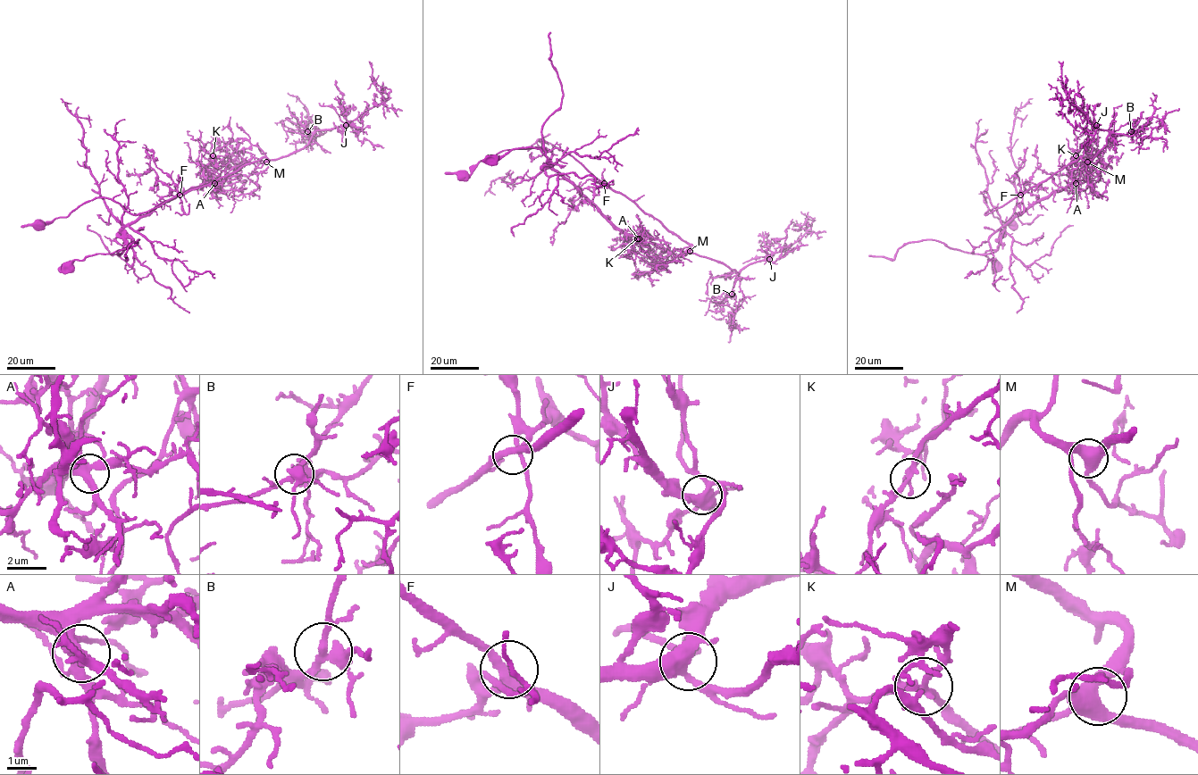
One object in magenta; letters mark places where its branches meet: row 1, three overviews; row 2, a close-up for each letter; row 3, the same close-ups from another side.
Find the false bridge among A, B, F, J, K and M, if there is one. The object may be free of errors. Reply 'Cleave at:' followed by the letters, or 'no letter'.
Cleave at: K

